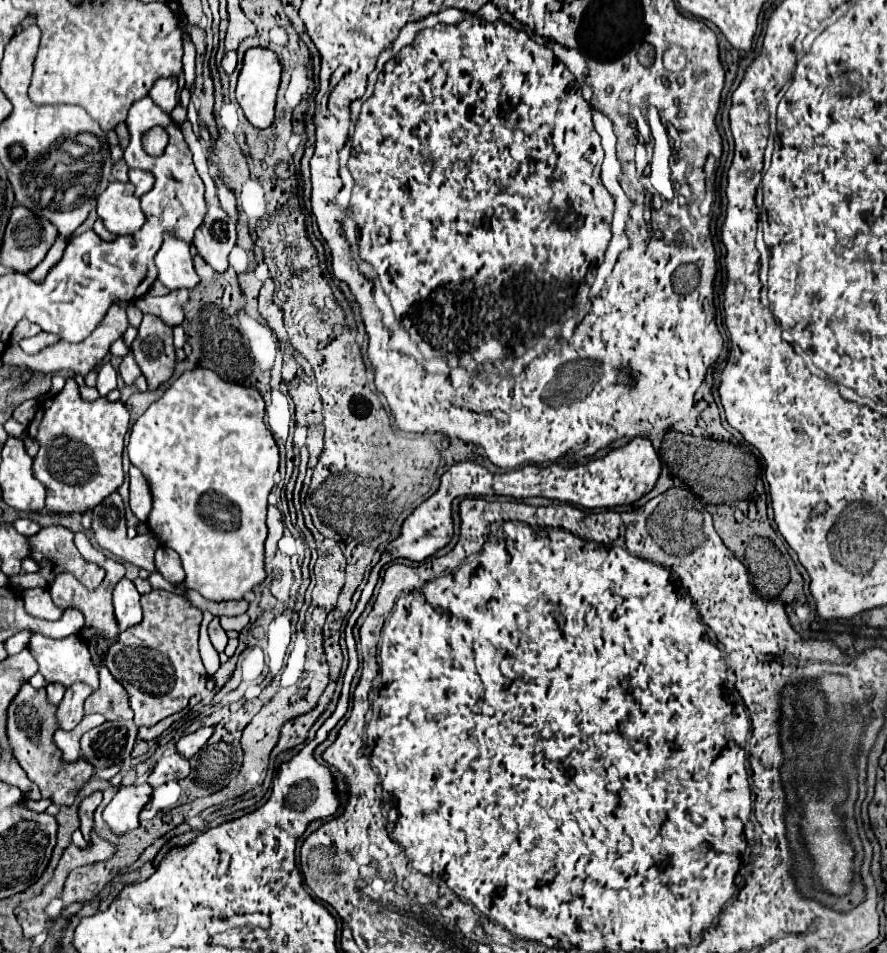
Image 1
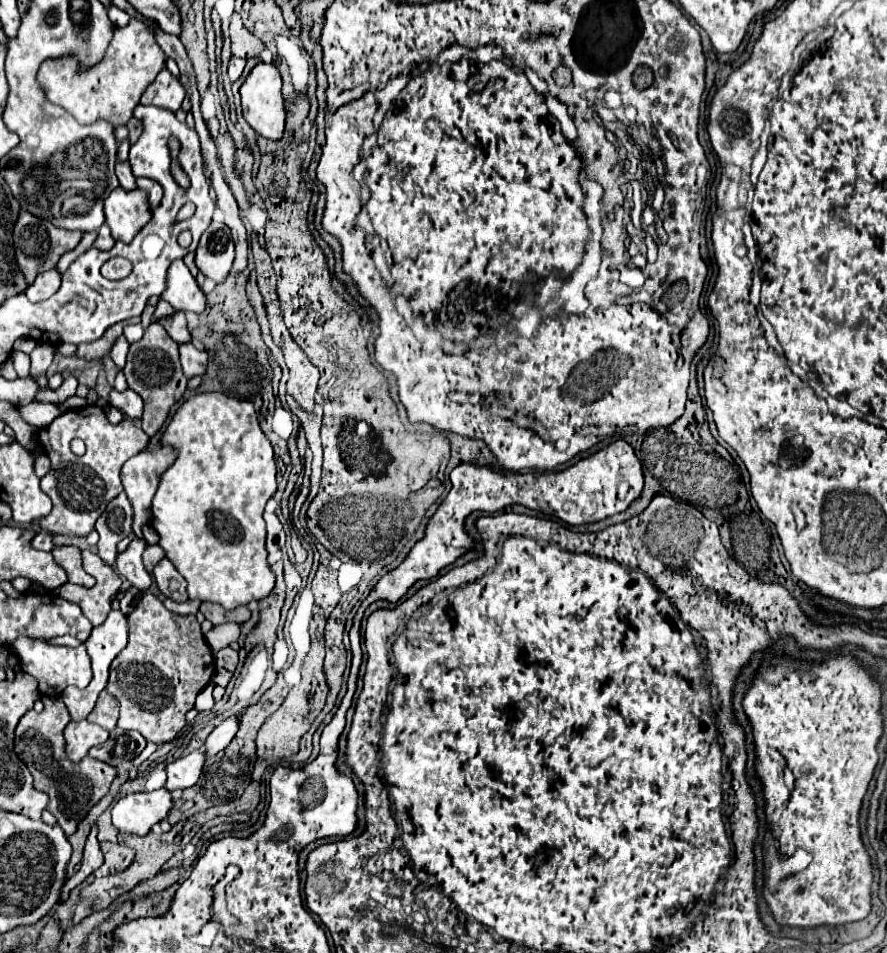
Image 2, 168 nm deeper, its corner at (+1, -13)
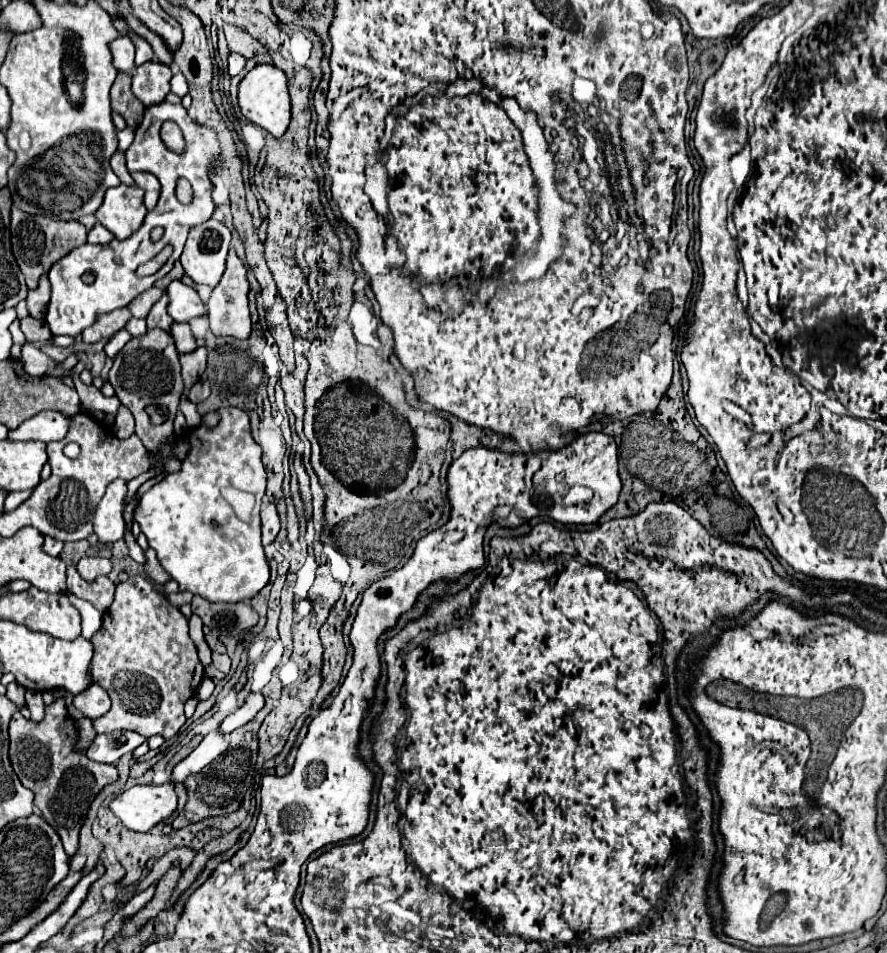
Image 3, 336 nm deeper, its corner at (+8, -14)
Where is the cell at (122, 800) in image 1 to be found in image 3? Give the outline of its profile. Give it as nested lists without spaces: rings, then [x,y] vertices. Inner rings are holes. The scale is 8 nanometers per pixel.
[[[168,784],[132,786],[110,802],[112,814],[134,832],[148,832],[176,810],[176,792]]]

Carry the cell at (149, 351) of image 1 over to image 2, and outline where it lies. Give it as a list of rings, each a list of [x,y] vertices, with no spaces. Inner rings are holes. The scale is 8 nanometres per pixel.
[[[151,323],[145,329],[143,339],[137,343],[131,343],[123,373],[127,377],[129,389],[139,393],[145,403],[145,413],[141,417],[141,429],[149,437],[153,437],[163,427],[163,423],[169,417],[171,407],[183,397],[185,387],[187,387],[187,379],[179,363],[179,345],[167,335],[167,331],[159,323]]]

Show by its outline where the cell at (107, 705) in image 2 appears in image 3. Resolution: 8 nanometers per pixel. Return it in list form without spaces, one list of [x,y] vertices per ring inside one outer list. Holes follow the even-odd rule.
[[[92,684],[88,690],[84,690],[82,694],[76,694],[74,698],[74,706],[88,718],[96,720],[100,716],[104,716],[110,710],[110,698],[106,694],[104,688],[100,688],[98,684]]]

